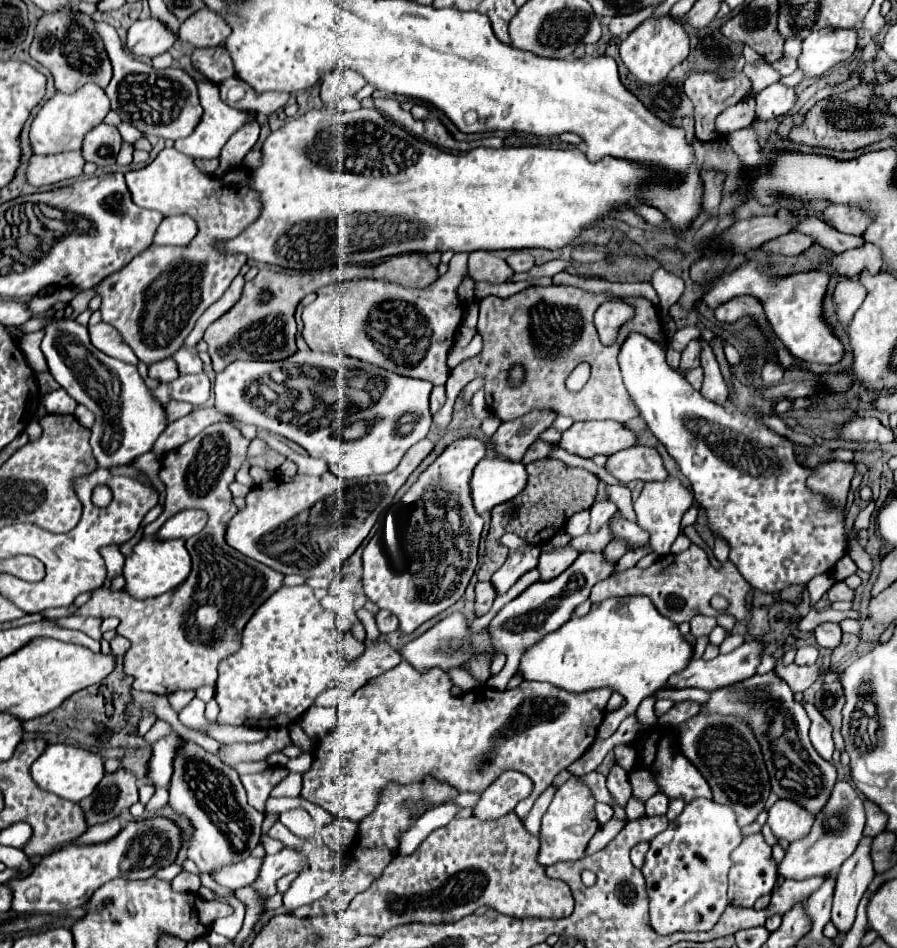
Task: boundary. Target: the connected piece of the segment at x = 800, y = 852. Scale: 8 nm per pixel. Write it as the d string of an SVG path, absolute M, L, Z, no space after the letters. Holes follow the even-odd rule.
M837 782L833 786L833 792L831 792L827 804L815 816L811 832L789 844L785 858L779 862L779 870L777 870L779 876L785 880L789 880L789 878L791 880L805 880L811 876L825 876L829 872L837 872L839 866L855 852L855 848L861 840L863 826L865 826L863 800L859 798L859 794L855 792L855 788L849 782ZM833 816L839 820L837 826L827 824ZM827 828L831 828L831 832L827 832Z

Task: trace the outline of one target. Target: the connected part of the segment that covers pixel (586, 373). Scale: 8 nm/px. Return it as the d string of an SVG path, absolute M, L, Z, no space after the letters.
M588 363L579 364L567 378L566 388L572 392L581 390L587 383L591 373L591 367Z

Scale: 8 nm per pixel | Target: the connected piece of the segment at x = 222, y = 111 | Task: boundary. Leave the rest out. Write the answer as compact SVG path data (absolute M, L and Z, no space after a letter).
M195 78L197 88L199 88L199 100L203 106L203 116L201 122L195 126L195 130L187 136L175 142L175 148L191 158L217 158L217 154L221 152L223 144L241 128L241 122L249 122L255 118L255 112L247 112L247 110L237 110L227 106L221 98L219 98L219 86L215 82L209 82L205 78Z

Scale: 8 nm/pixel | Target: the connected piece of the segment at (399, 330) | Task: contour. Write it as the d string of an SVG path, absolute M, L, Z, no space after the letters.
M459 252L449 262L449 272L439 276L437 282L429 284L427 288L405 288L397 282L385 280L349 280L339 282L335 286L328 285L318 291L317 298L305 306L301 320L303 320L303 338L311 350L341 354L349 358L357 358L379 366L383 370L395 372L399 376L429 380L433 386L445 384L447 372L447 354L455 342L455 330L463 320L463 306L457 298L457 286L467 274L467 252Z

